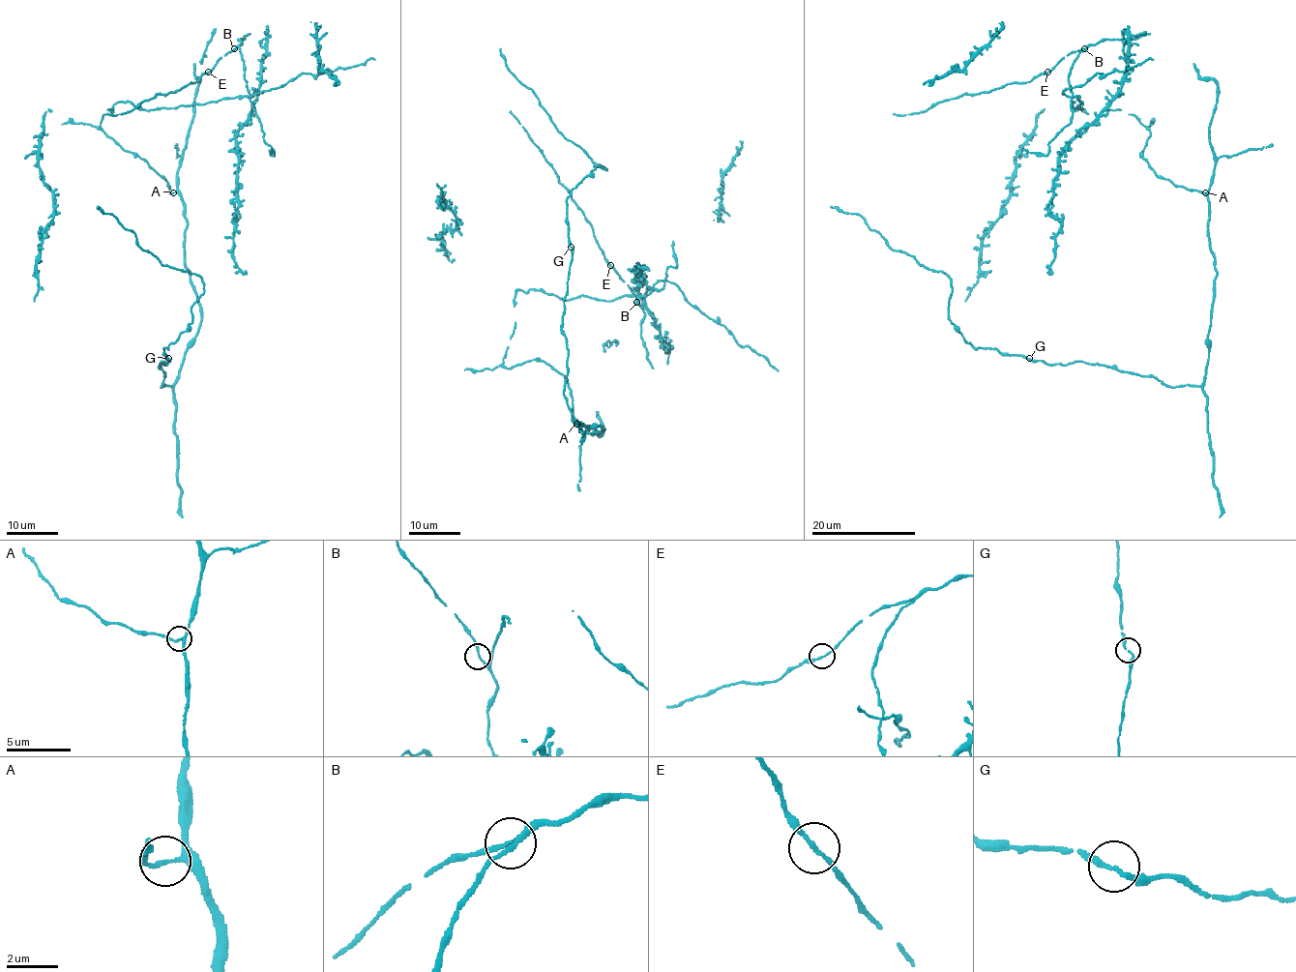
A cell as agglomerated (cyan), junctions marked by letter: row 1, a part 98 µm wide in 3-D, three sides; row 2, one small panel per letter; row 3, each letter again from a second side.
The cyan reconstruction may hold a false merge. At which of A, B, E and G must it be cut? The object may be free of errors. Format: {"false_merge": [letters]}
{"false_merge": []}

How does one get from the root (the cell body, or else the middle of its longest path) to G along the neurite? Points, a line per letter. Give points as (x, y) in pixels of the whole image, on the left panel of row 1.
G: (167, 182), (183, 204), (185, 268), (201, 317), (179, 378), (162, 387), (165, 374), (159, 367), (167, 359)

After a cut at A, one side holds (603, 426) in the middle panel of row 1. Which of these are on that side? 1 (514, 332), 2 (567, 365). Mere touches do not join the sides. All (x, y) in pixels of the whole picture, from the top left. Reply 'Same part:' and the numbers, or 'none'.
Same part: 2

